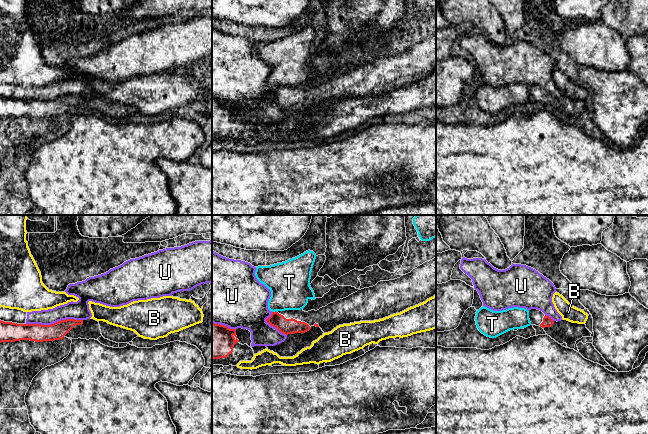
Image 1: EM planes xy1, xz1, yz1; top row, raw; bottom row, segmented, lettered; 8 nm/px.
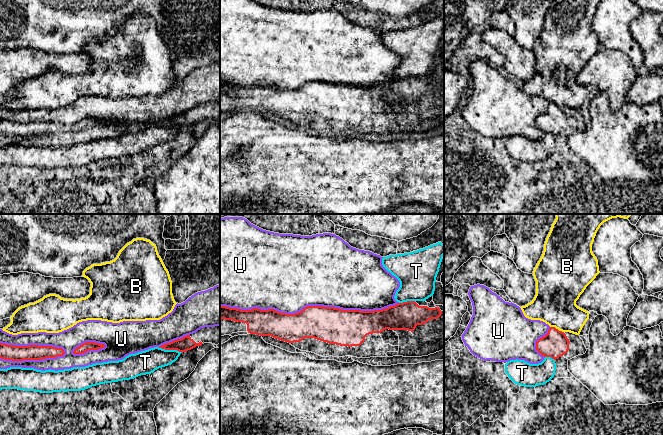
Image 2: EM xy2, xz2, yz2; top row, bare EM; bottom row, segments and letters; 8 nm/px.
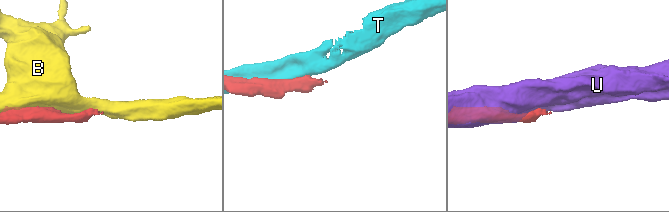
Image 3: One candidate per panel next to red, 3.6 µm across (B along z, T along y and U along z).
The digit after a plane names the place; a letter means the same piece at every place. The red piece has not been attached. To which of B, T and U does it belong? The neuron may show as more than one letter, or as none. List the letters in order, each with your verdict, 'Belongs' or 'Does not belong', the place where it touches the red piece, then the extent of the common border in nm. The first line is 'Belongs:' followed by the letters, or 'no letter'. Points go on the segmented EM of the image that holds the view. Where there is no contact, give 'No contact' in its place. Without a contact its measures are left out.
Belongs: no letter
B: Does not belong. Touches red at yz2 (557, 329). Shared border 120 nm
T: Does not belong. Touches red at xy2 (170, 349). Shared border 200 nm
U: Does not belong. Touches red at xz2 (309, 306). Shared border 1450 nm

